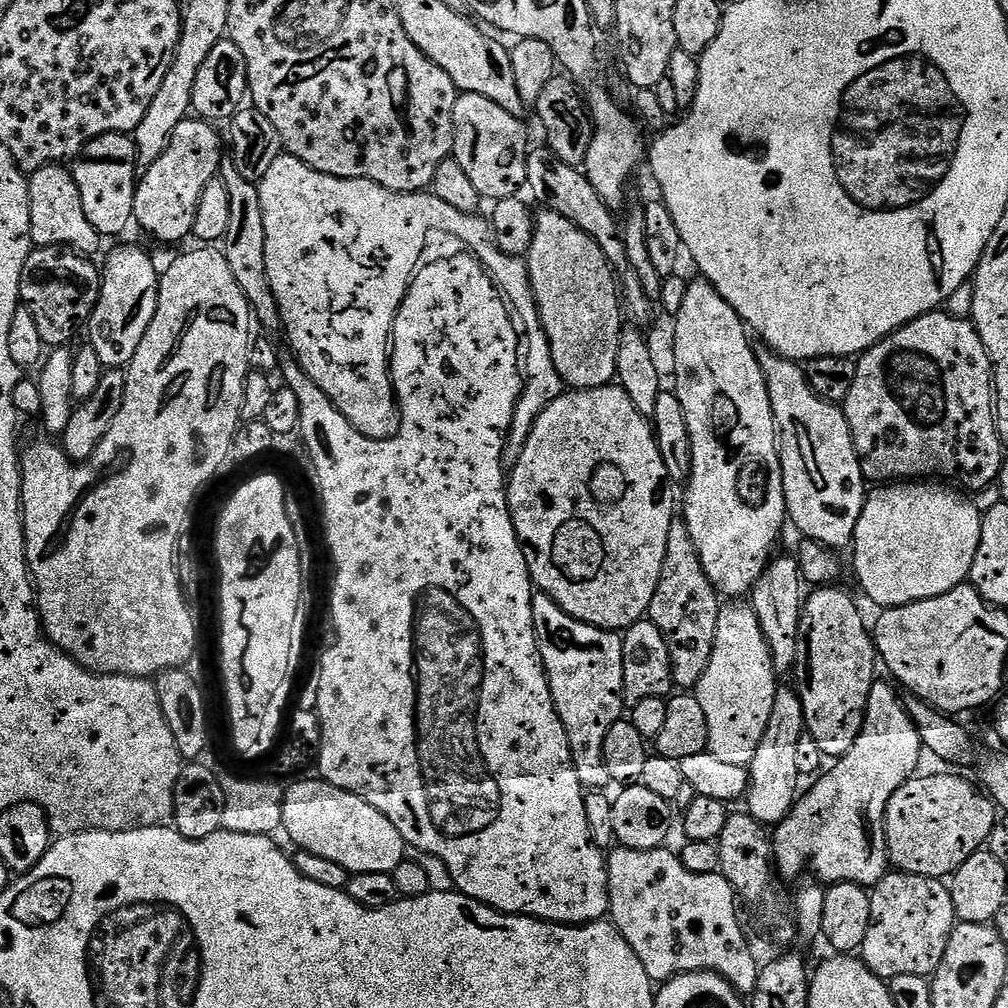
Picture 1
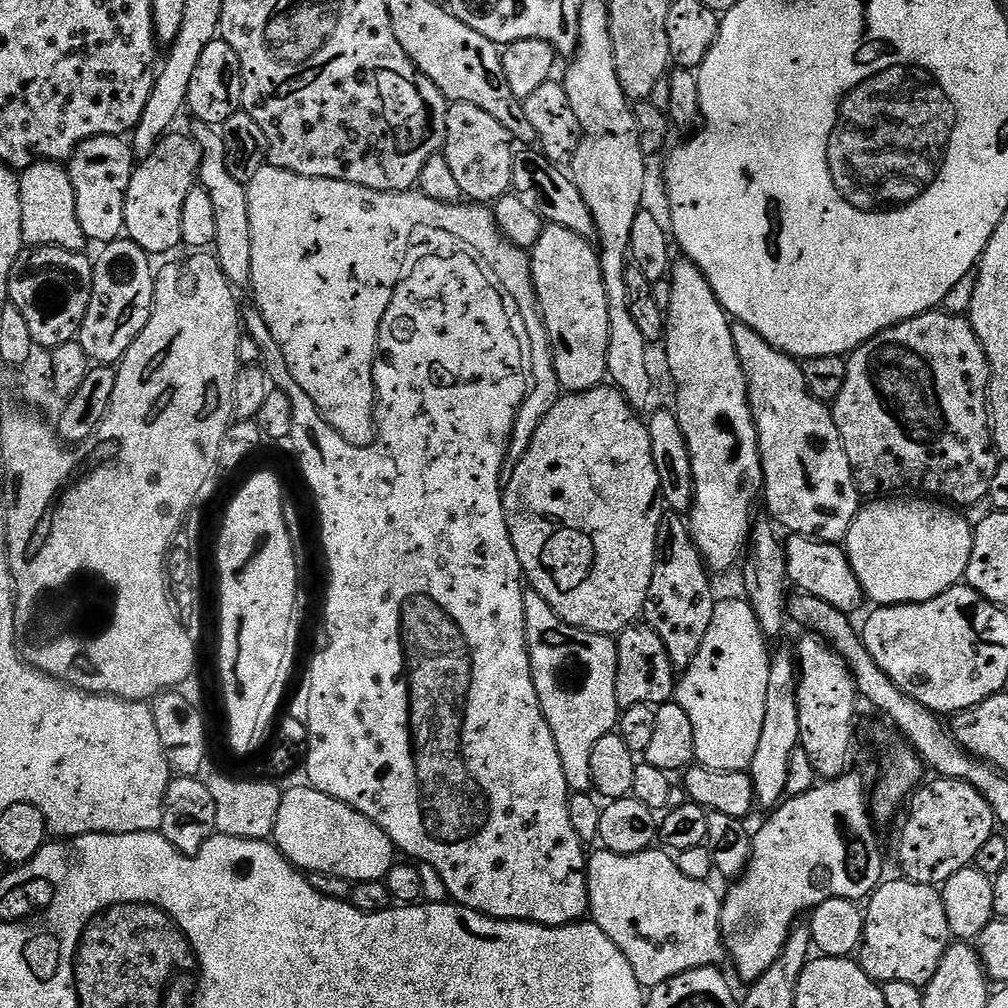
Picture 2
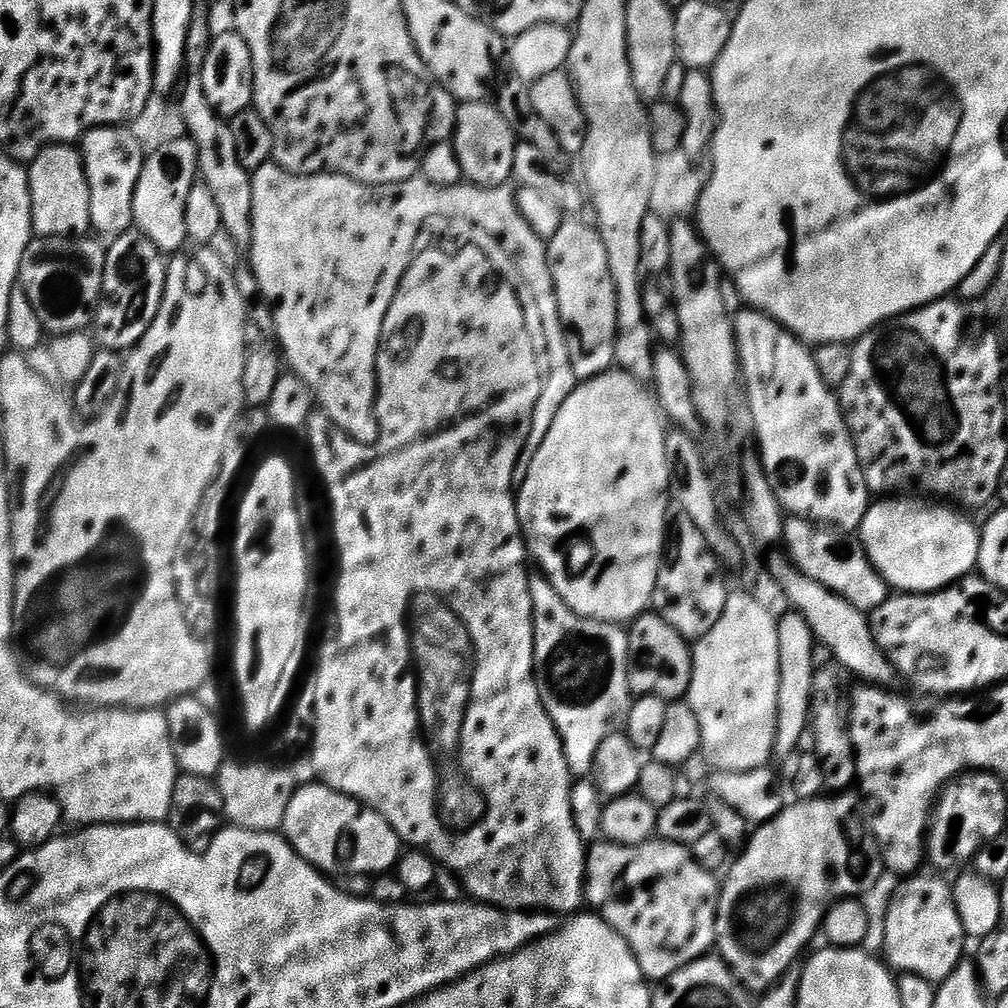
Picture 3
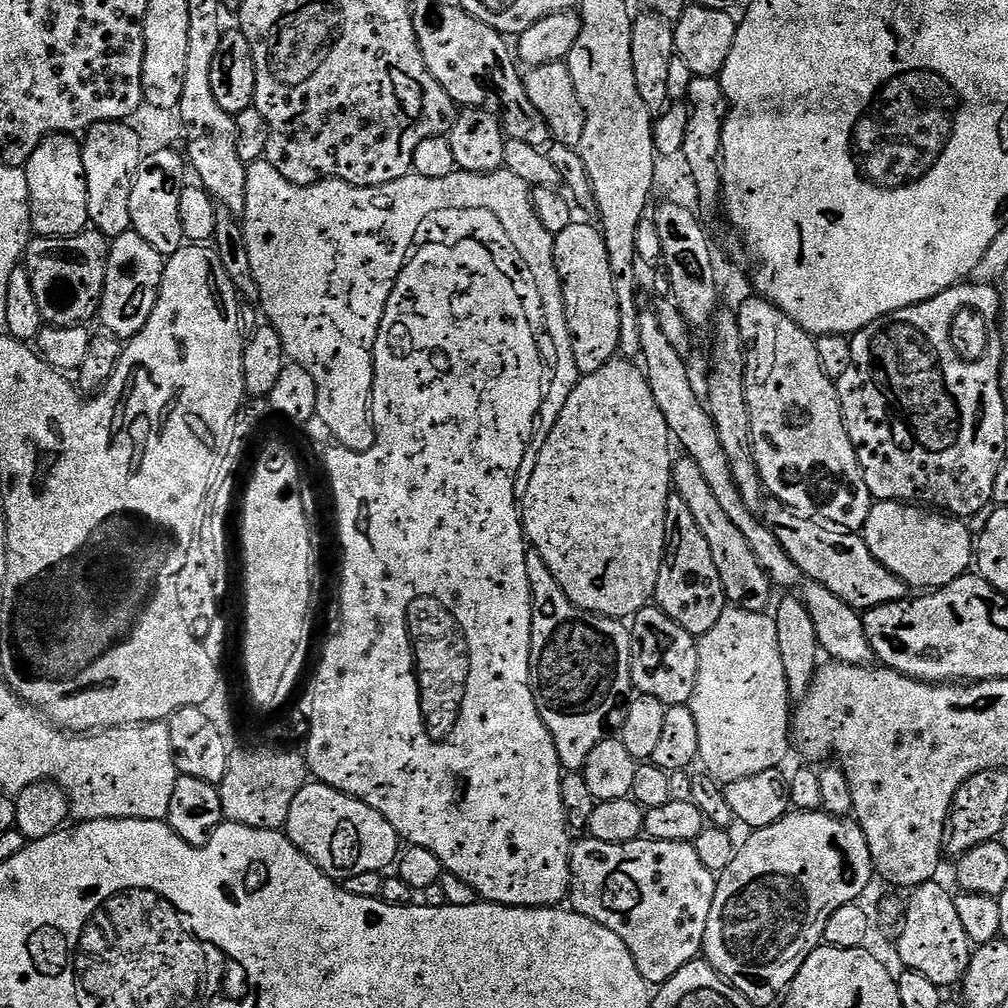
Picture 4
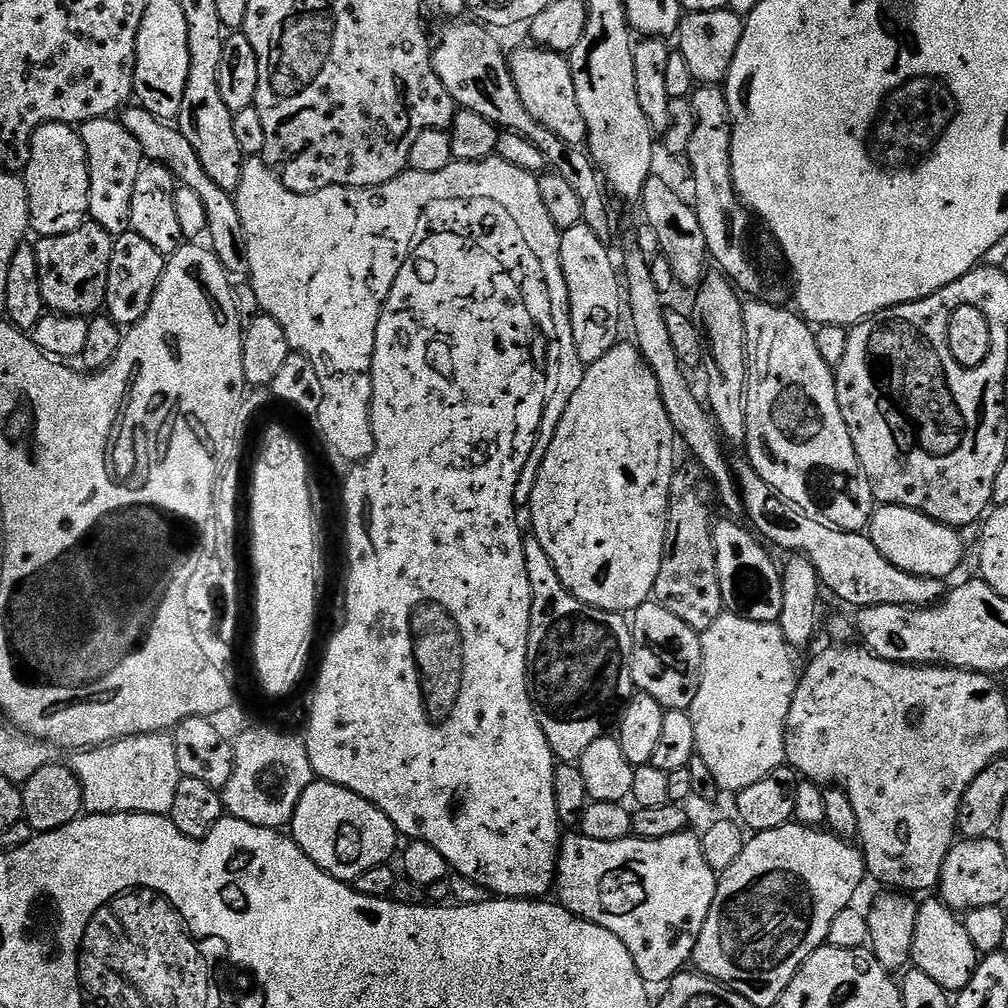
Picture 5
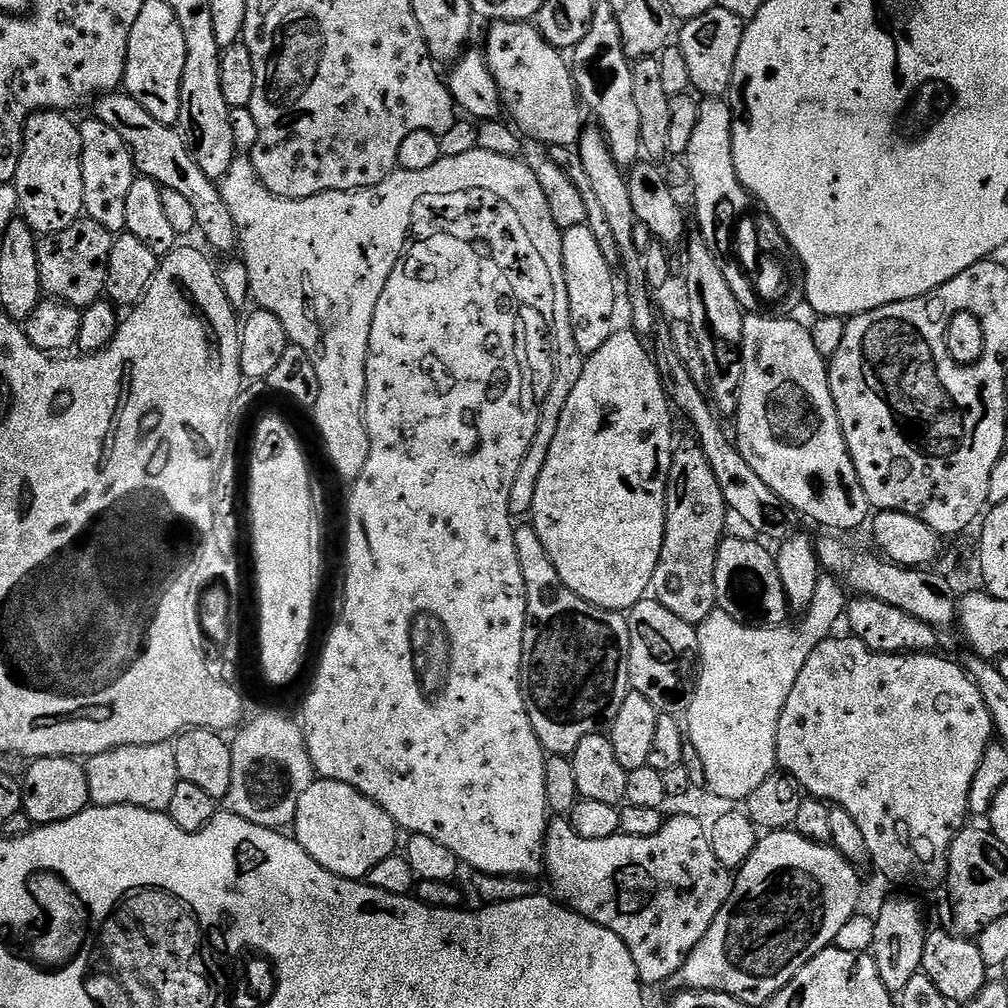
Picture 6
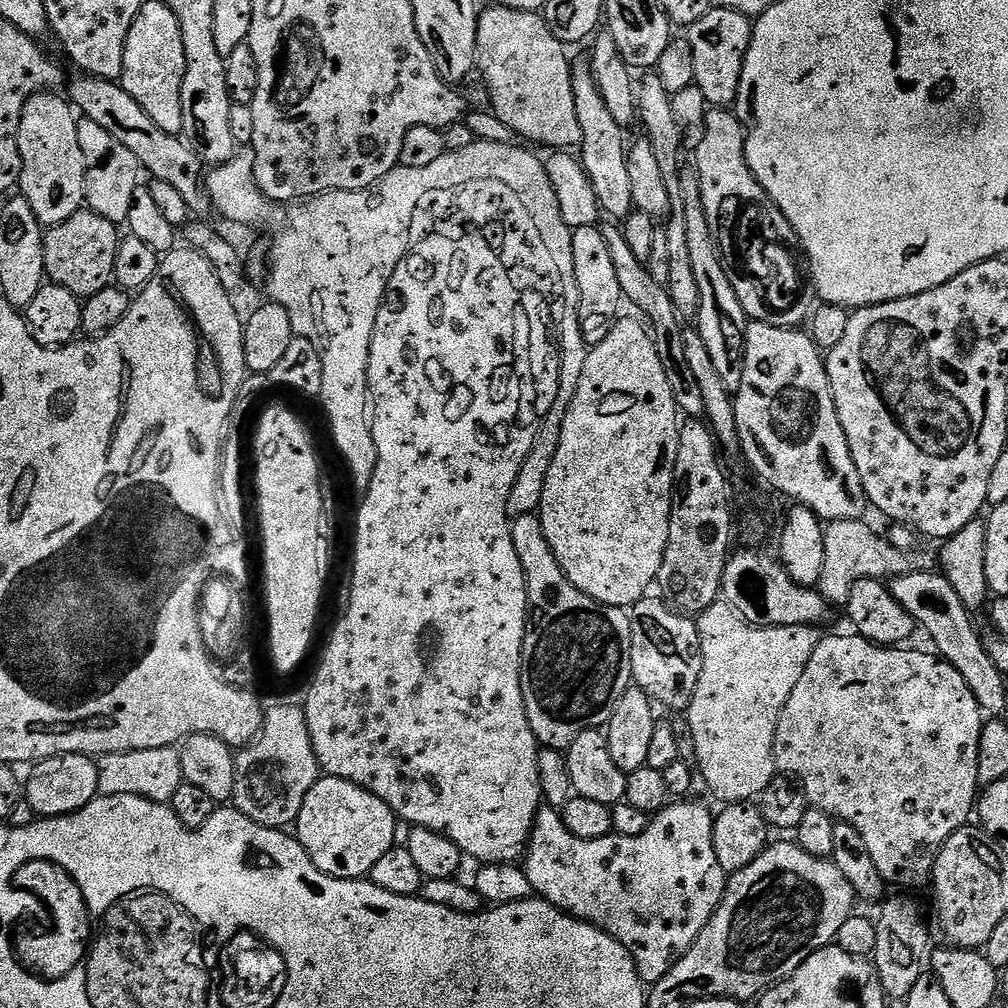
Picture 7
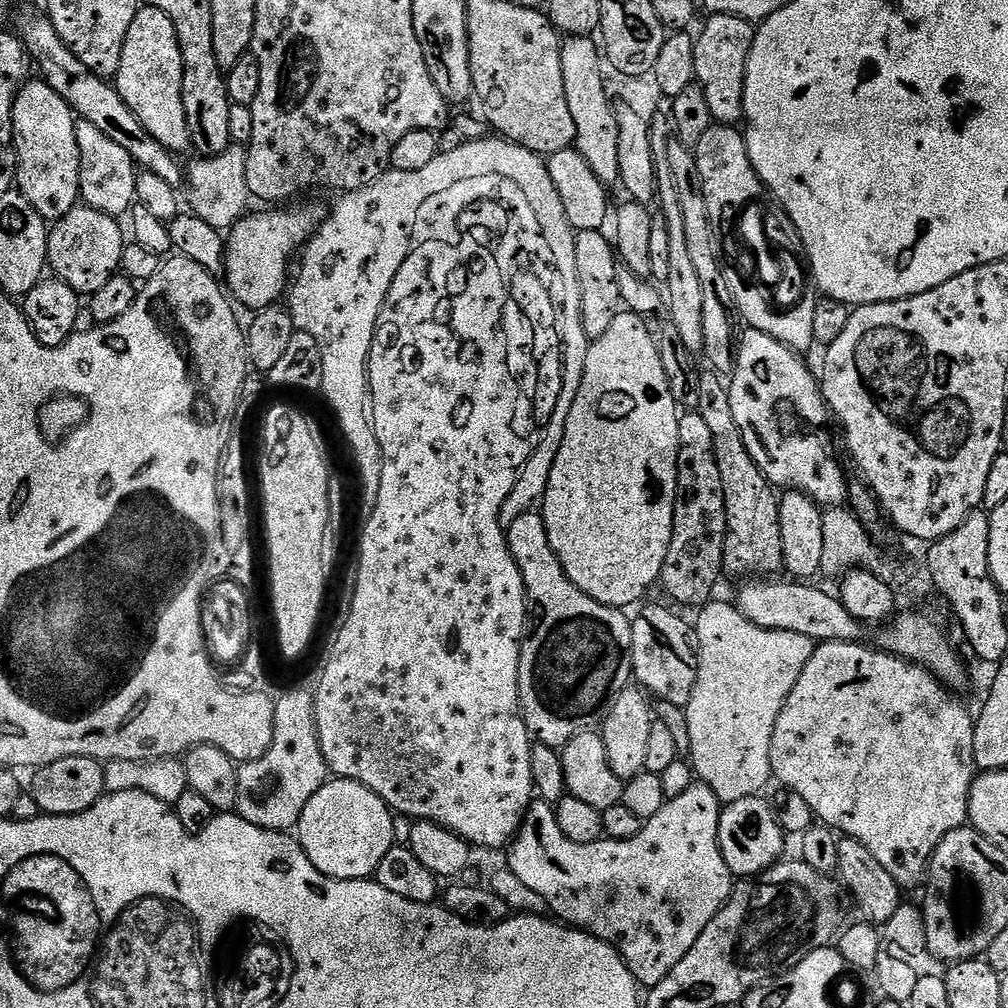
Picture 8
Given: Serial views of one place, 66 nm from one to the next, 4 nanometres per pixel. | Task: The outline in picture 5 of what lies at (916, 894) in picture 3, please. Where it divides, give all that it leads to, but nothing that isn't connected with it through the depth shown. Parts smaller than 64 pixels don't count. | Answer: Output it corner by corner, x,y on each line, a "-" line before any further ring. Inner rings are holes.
935,899
919,905
910,960
915,967
922,970
922,974
930,974
930,978
934,978
938,986
955,994
964,989
970,978
974,978
978,953
974,942
970,942
970,934
966,934
963,919
943,899

